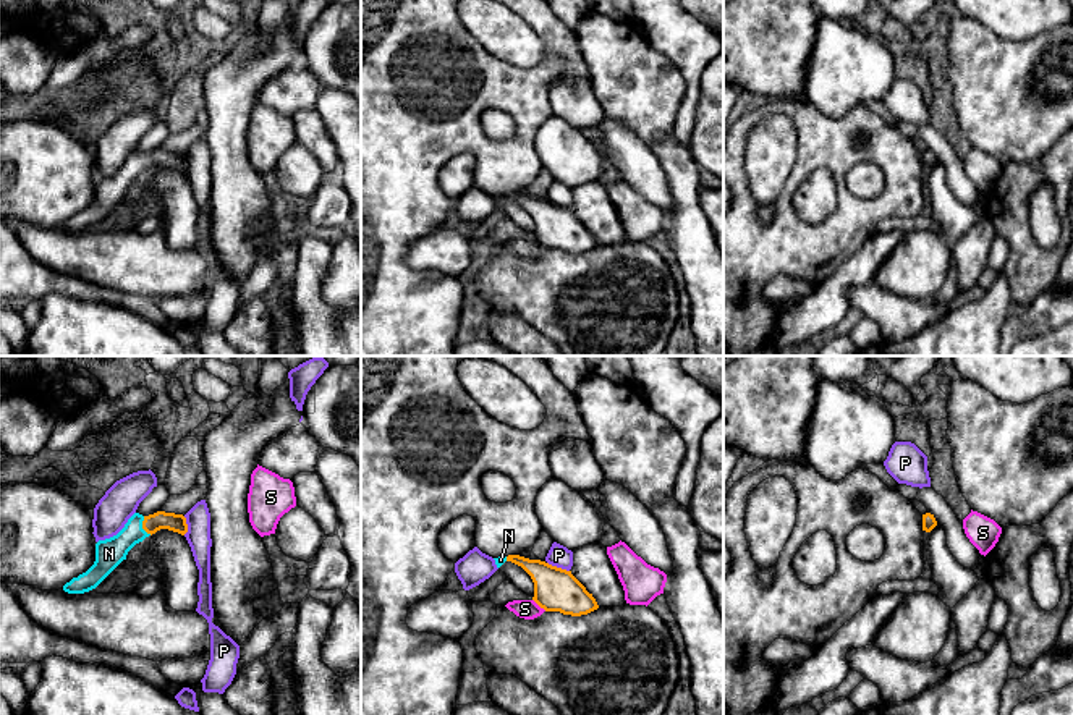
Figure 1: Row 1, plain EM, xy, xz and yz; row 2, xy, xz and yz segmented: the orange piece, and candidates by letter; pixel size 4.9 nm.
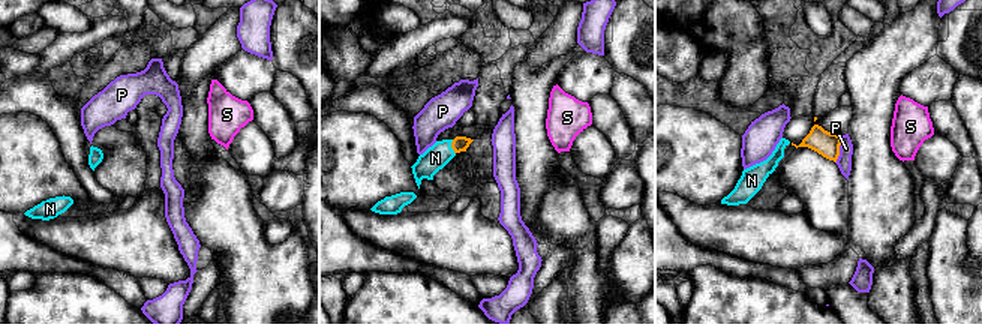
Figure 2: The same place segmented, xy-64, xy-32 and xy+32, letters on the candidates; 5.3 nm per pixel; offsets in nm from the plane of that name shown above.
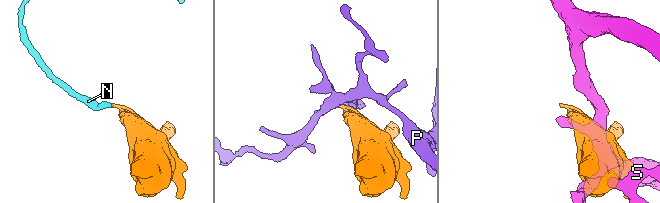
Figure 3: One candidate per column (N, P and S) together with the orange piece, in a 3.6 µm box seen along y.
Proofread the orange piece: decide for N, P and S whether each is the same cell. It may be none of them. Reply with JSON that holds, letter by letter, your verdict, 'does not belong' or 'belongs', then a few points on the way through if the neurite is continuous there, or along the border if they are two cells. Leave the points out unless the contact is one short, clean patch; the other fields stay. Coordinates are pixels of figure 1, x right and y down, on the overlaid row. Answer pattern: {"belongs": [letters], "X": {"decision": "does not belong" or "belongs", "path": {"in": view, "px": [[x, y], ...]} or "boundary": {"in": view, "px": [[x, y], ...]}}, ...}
{"belongs": ["N"], "N": {"decision": "belongs", "path": {"in": "xy", "px": [[161, 520], [143, 526], [109, 554]]}}, "P": {"decision": "does not belong"}, "S": {"decision": "does not belong"}}

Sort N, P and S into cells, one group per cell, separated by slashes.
N / P / S

